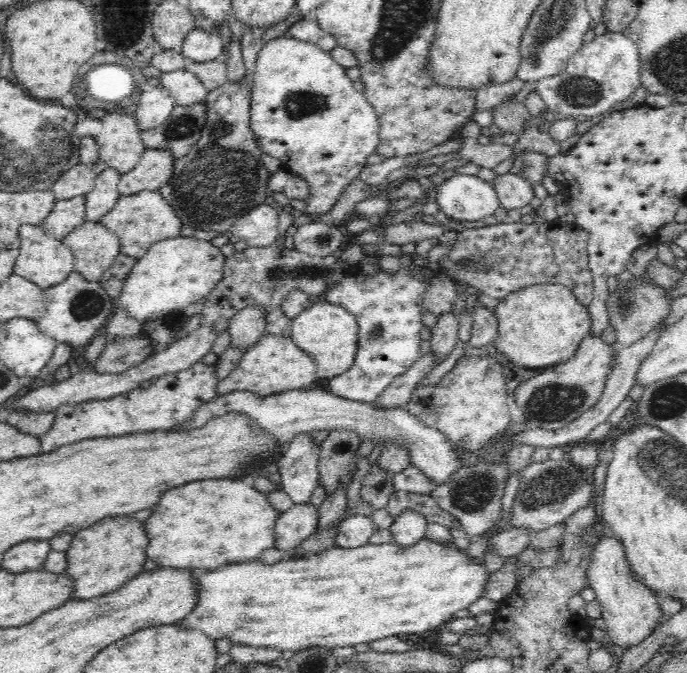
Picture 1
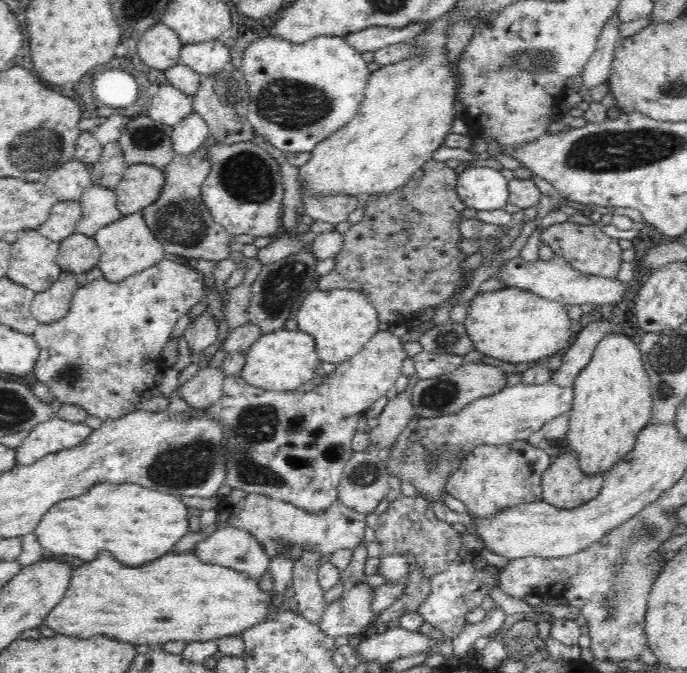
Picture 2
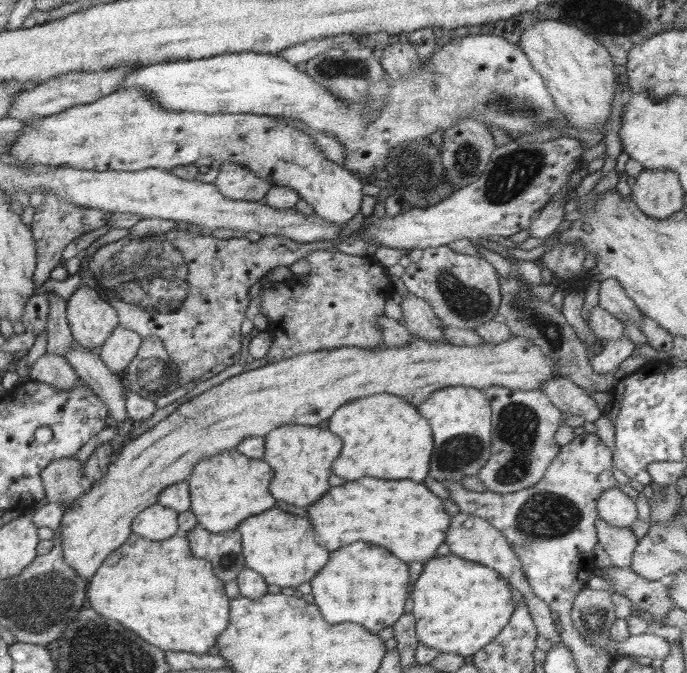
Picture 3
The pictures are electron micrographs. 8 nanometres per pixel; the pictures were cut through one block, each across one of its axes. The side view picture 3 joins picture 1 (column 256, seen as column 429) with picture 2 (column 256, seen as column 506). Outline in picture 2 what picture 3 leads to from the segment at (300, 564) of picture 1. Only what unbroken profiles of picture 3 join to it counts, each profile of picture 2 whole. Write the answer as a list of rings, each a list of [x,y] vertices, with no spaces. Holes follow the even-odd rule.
[[[193,550],[190,553],[174,553],[166,554],[166,556],[160,556],[158,560],[147,562],[144,566],[140,566],[140,568],[124,568],[124,564],[118,562],[118,560],[114,560],[108,552],[98,552],[96,560],[90,560],[90,562],[86,562],[86,564],[82,564],[80,568],[76,568],[76,570],[72,571],[67,593],[64,595],[64,598],[46,615],[46,618],[43,620],[43,624],[48,626],[48,628],[52,628],[52,630],[55,630],[57,635],[65,635],[78,639],[88,639],[89,637],[95,635],[103,635],[124,643],[131,643],[134,646],[158,645],[165,644],[170,641],[182,641],[186,645],[190,644],[190,642],[206,642],[206,640],[217,641],[218,638],[222,638],[222,636],[236,636],[236,634],[241,634],[241,636],[243,636],[242,630],[246,630],[251,626],[258,625],[262,621],[265,621],[274,609],[280,609],[282,606],[283,608],[286,608],[286,606],[283,605],[283,600],[280,602],[280,606],[278,606],[278,608],[271,608],[271,598],[274,593],[276,592],[260,588],[257,580],[252,580],[243,572],[236,572],[235,570],[232,570],[232,568],[226,568],[218,564],[206,564],[193,553]]]

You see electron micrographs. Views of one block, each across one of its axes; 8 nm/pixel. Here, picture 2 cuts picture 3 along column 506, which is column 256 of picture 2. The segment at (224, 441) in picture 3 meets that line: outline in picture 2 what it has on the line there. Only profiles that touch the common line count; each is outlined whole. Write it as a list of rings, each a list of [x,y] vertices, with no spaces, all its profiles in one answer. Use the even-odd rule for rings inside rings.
[[[280,329],[263,334],[246,354],[245,366],[240,375],[245,384],[273,392],[295,392],[300,385],[318,375],[321,363],[313,336],[299,329]]]

